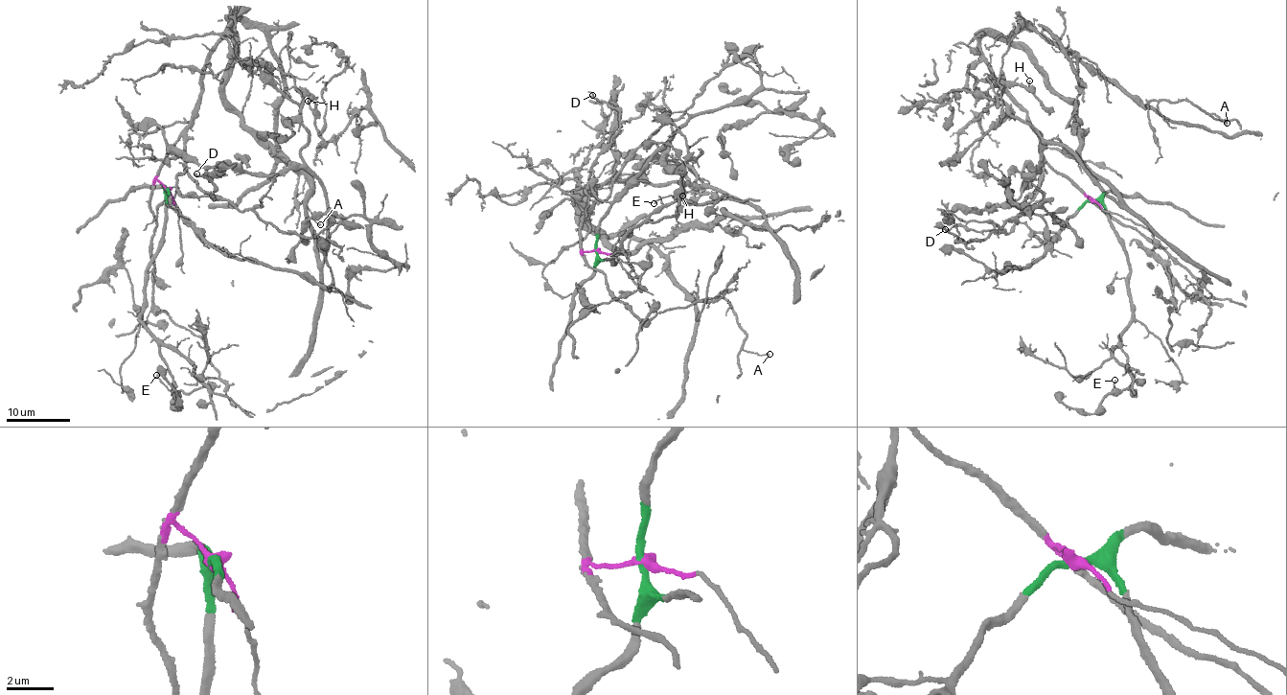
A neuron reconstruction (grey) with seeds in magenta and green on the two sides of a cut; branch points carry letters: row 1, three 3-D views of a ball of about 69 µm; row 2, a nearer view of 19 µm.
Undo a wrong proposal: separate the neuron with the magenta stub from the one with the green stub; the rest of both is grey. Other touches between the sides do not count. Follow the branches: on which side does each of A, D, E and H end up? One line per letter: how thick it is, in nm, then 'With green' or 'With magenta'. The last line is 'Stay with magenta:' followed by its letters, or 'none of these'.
A: Thickness 130 nm. With magenta
D: Thickness 130 nm. With magenta
E: Thickness 110 nm. With green
H: Thickness 130 nm. With magenta
Stay with magenta: A, D, H

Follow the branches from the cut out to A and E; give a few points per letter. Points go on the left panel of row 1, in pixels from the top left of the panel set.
A: (167, 190), (161, 163), (241, 12), (229, 20), (255, 22), (281, 69), (277, 152), (306, 167), (321, 225)
E: (167, 190), (159, 248), (148, 266), (141, 323), (154, 338), (170, 373), (174, 394), (157, 375)

